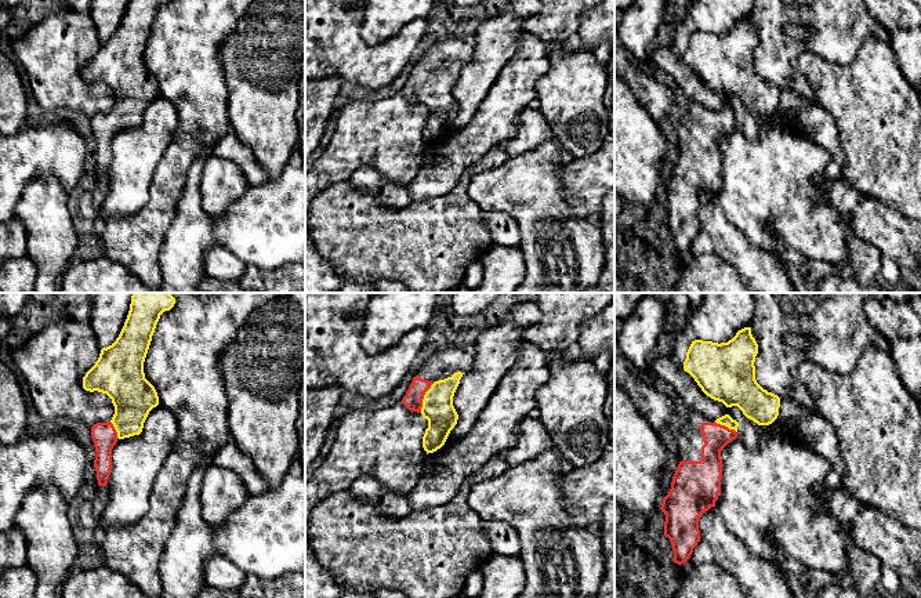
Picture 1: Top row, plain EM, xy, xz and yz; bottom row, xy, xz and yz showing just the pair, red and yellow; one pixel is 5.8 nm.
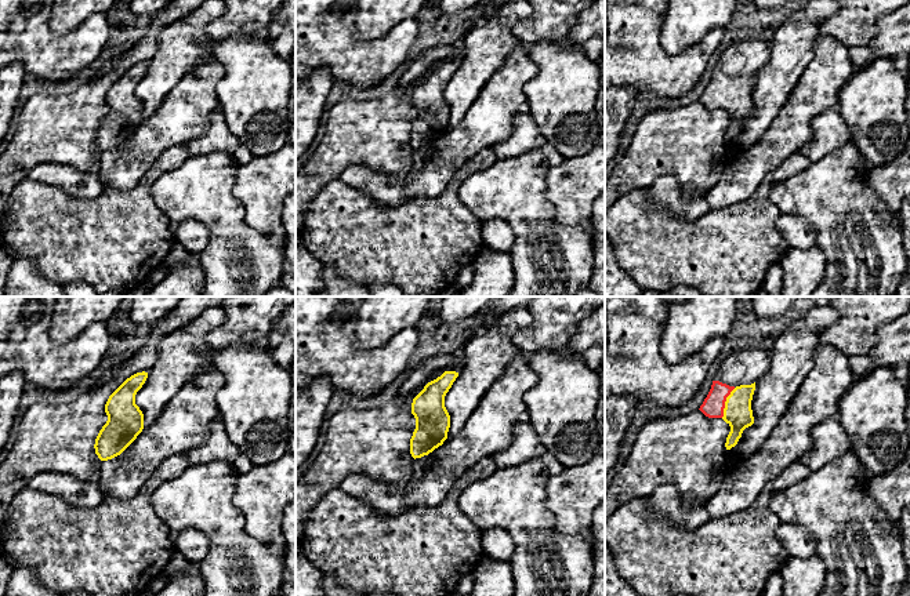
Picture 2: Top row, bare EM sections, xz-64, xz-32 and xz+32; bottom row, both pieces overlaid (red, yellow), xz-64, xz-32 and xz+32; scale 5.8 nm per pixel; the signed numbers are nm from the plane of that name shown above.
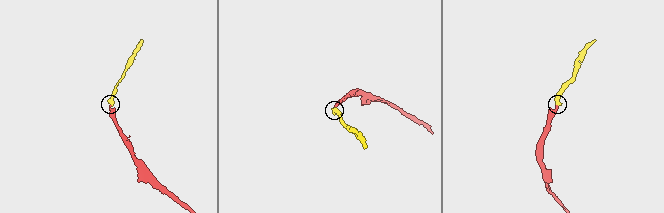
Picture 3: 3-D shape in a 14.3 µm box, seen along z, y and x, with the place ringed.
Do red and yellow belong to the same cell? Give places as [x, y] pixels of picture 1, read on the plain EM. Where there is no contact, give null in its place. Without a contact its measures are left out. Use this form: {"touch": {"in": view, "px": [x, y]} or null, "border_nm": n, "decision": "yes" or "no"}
{"touch": {"in": "xz", "px": [423, 89]}, "border_nm": 190, "decision": "yes"}

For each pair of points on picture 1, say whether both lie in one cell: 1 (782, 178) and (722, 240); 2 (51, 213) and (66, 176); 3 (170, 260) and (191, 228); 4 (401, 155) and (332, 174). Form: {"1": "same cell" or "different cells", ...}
{"1": "different cells", "2": "different cells", "3": "same cell", "4": "same cell"}

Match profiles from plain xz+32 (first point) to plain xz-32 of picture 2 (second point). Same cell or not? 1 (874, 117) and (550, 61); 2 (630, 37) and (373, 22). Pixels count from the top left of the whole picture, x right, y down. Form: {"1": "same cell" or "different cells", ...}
{"1": "same cell", "2": "different cells"}

